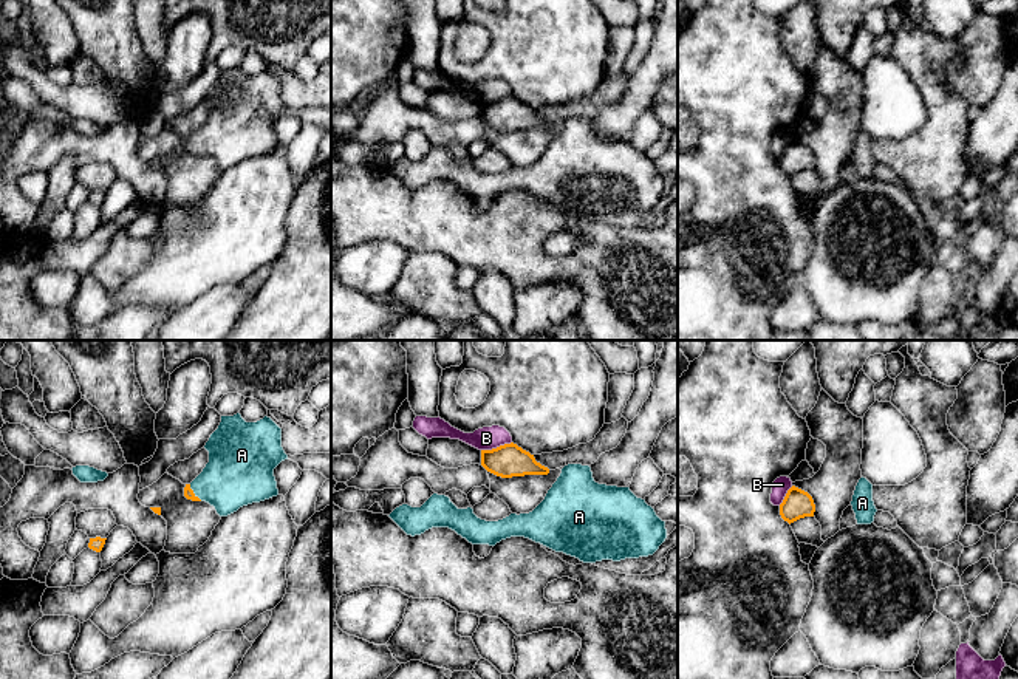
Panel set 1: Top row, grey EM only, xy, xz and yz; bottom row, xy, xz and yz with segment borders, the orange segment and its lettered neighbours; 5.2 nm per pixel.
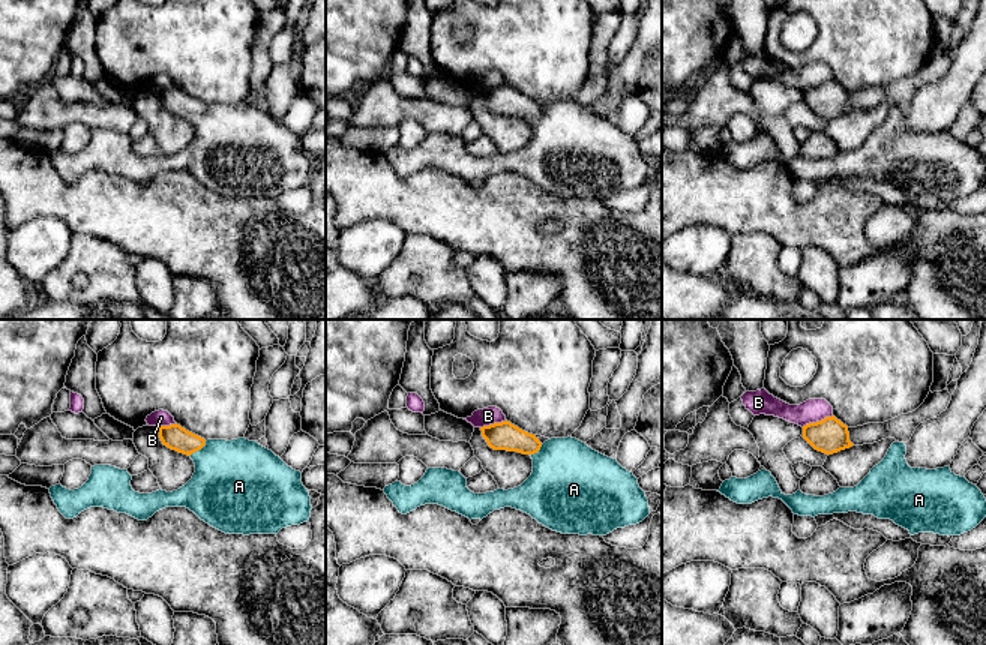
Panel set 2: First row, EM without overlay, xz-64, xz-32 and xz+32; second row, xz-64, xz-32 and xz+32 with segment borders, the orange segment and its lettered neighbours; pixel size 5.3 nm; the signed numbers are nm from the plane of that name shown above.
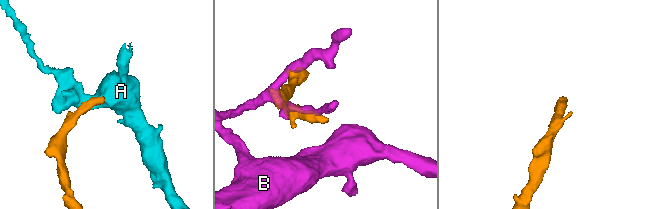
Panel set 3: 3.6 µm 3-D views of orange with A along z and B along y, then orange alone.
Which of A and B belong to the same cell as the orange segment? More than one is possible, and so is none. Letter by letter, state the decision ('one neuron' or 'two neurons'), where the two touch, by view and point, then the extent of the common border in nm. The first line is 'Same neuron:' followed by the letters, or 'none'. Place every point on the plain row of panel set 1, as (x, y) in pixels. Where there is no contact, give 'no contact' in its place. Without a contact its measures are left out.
Same neuron: A
A: one neuron | xy (192, 146) | 110 nm
B: two neurons | xz (497, 101) | 170 nm

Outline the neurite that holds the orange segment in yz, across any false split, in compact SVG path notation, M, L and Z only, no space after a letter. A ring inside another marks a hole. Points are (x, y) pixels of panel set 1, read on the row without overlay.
M795 139L787 144L783 156L780 158L780 169L789 178L804 170L814 170L814 165L815 158L812 150Z

